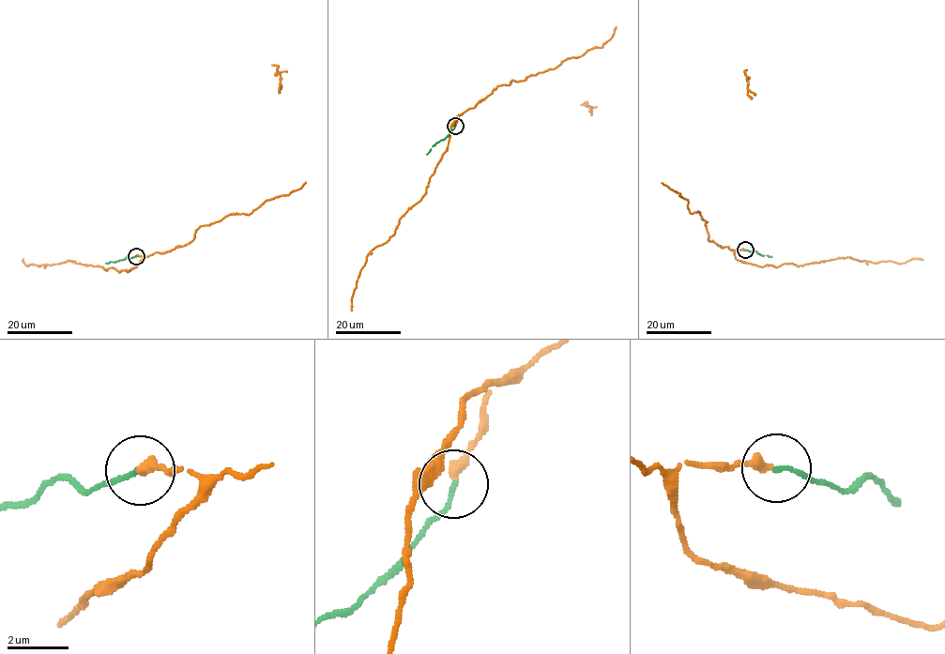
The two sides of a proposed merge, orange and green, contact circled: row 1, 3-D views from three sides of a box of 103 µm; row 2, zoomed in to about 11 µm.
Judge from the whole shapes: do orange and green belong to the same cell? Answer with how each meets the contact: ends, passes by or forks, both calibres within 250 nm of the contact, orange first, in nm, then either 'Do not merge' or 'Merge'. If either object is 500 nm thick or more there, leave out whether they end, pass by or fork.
At the ring orange ends. At the ring green ends. Thickness 340 nm (orange) against 150 nm. Merge

